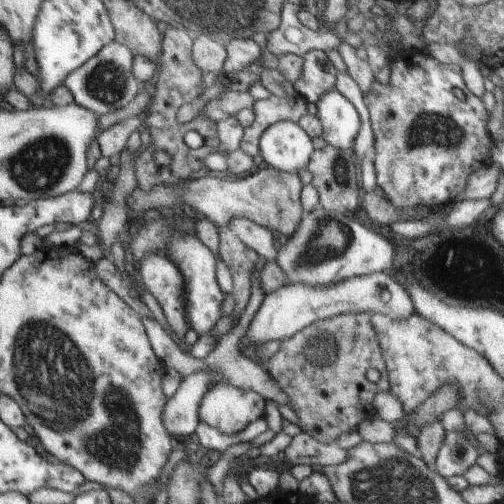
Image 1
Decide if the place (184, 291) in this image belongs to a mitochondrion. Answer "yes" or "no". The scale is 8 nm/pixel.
no

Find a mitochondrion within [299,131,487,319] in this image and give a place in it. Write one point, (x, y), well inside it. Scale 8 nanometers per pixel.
(339, 172)

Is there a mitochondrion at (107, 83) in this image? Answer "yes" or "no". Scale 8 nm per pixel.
yes

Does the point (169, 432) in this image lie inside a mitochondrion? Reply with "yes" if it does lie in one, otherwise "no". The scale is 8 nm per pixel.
no

